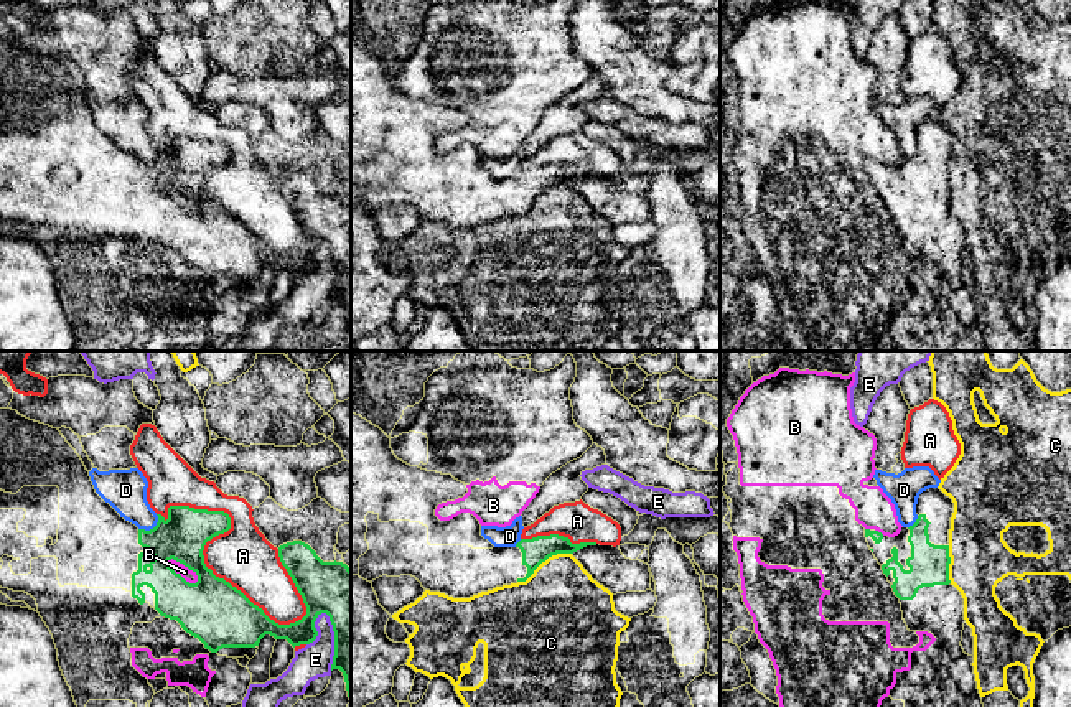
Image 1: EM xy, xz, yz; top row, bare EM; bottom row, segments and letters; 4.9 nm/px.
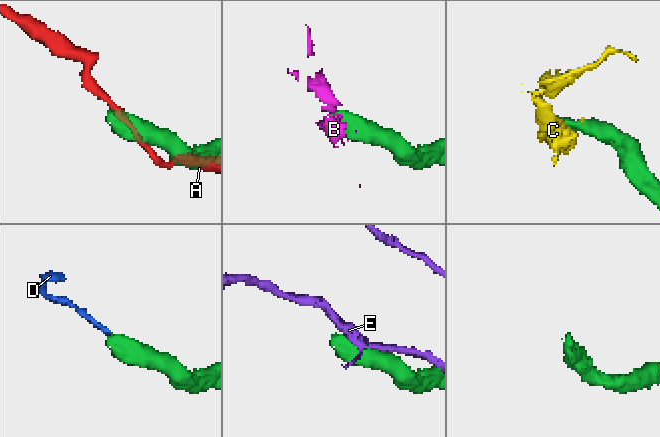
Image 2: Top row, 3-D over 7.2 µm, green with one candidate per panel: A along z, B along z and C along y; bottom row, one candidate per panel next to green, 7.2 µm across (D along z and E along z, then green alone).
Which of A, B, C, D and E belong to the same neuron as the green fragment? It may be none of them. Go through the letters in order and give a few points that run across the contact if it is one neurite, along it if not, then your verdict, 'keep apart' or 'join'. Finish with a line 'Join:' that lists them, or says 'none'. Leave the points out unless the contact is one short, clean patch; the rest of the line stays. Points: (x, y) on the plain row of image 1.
A: keep apart
B: keep apart
C: keep apart
D: line xy (159, 147), (152, 159), (139, 160); keep apart
E: keep apart
Join: none

